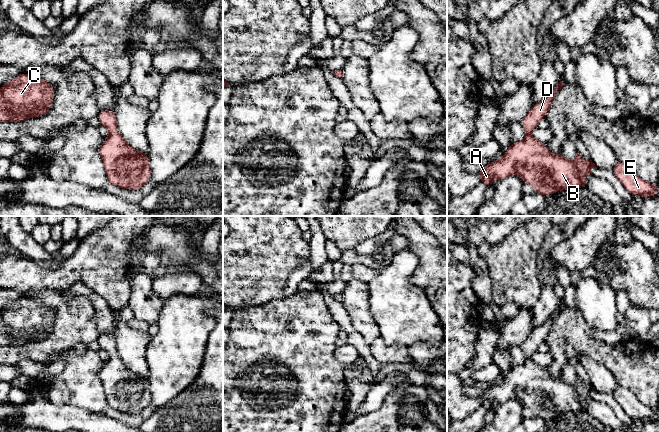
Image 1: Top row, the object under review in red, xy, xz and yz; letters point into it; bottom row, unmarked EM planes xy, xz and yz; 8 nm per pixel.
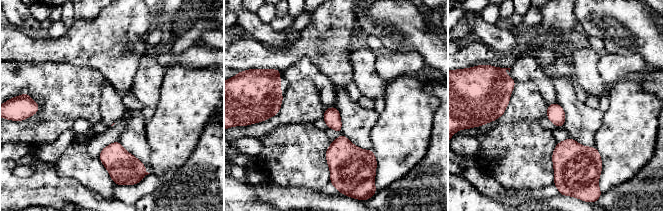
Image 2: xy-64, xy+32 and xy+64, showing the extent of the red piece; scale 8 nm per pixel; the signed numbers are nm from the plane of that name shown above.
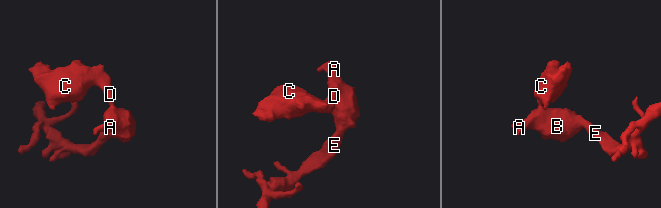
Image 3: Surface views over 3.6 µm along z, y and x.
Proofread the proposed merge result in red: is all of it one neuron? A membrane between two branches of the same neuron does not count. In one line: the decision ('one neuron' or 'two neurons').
one neuron

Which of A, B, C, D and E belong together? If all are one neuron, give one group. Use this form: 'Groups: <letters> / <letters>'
Groups: A B C D E

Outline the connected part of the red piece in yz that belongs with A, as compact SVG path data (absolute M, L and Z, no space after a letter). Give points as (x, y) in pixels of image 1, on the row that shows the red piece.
M559 79L554 90L540 103L532 106L521 122L526 131L524 140L513 142L500 160L490 162L477 172L486 187L494 179L501 181L509 175L520 176L545 197L566 188L588 187L583 176L592 176L590 169L597 168L591 159L585 162L578 152L574 161L565 159L561 151L552 154L543 142L531 134L539 121L546 117L557 92L566 85L563 79Z

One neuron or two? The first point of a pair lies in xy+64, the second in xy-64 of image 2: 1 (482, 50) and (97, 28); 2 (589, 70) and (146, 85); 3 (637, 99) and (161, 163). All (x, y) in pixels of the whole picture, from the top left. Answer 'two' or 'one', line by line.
1: one
2: one
3: one

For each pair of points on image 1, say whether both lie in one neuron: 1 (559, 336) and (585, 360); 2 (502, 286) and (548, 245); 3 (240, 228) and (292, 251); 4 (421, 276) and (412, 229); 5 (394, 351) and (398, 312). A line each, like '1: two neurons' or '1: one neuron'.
1: two neurons
2: two neurons
3: one neuron
4: one neuron
5: two neurons

